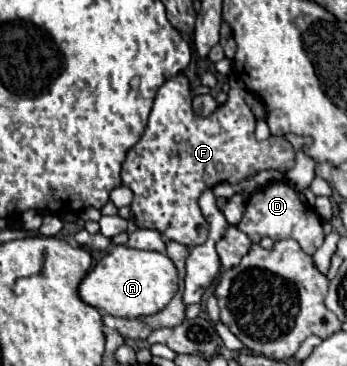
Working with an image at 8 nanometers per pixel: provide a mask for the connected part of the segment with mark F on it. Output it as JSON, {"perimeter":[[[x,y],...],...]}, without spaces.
{"perimeter":[[[178,74],[160,86],[150,120],[140,142],[128,152],[122,164],[122,184],[134,192],[132,222],[138,228],[160,230],[168,240],[196,246],[206,240],[208,224],[198,208],[198,196],[218,182],[236,184],[242,178],[264,170],[290,170],[294,148],[278,136],[258,142],[254,136],[256,118],[244,102],[246,88],[240,80],[230,80],[228,102],[218,106],[208,118],[192,112],[192,92],[186,76]]]}

